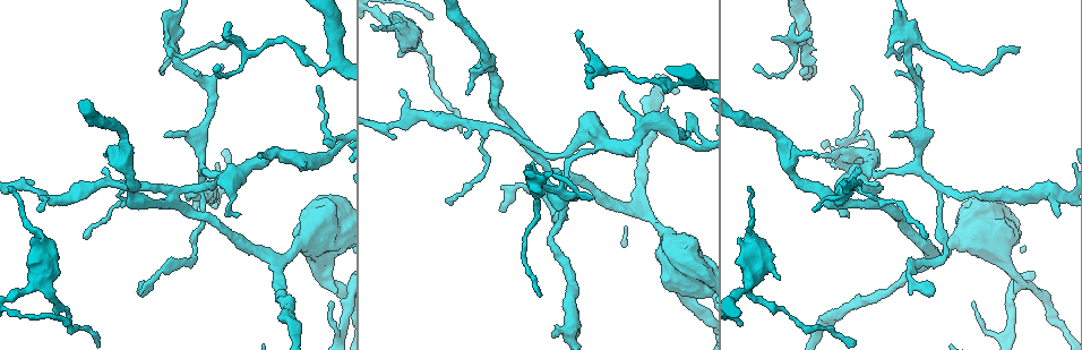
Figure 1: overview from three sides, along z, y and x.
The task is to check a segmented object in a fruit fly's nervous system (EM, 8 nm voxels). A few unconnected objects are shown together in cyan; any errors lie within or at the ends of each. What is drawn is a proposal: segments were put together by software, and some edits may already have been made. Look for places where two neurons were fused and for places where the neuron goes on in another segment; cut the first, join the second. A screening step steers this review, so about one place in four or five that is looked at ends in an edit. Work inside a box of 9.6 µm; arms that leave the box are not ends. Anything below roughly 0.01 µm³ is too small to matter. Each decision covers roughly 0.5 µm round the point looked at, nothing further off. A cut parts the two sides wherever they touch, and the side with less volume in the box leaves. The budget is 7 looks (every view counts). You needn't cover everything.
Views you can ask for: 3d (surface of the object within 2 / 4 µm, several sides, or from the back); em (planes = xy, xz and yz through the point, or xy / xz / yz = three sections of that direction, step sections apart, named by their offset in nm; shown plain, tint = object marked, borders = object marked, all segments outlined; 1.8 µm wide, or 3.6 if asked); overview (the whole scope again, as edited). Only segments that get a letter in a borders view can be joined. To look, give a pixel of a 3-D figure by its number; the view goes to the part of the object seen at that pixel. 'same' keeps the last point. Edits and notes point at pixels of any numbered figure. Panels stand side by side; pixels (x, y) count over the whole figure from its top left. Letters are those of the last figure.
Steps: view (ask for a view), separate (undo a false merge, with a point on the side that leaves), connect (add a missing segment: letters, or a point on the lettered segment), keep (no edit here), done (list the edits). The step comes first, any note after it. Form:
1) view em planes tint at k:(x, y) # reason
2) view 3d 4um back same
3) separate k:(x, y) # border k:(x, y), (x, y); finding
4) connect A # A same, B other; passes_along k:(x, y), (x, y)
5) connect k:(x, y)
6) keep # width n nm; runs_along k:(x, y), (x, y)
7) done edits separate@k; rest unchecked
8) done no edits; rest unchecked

view em xz step 4 tint at 1:(534, 189) # four or more arms meet

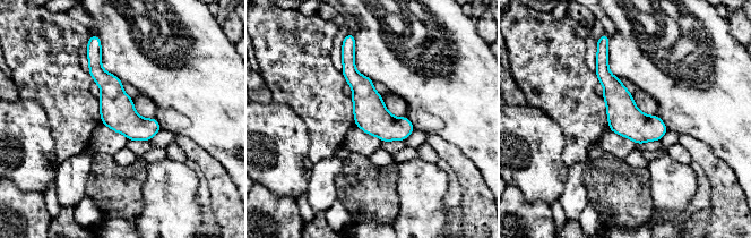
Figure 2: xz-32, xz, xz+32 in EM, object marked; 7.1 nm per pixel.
view em xz step 4 borders same

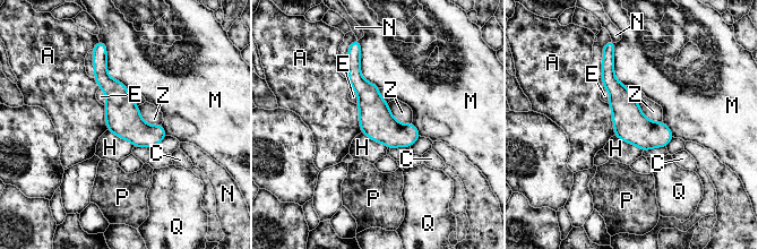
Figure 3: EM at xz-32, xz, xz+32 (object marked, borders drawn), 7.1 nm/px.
keep # A other, C other, E other, H other, M other, N other, P other, Q other, Z other; border 3:(614, 135), (637, 145), (643, 151); continuous, no second neuron

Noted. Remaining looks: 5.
view 3d 4um back at 1:(52, 200) # arms part here

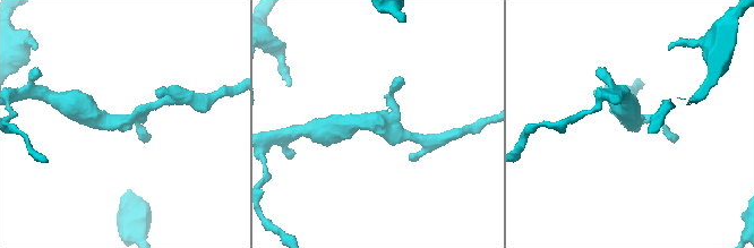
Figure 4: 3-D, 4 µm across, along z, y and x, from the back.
view em planes borders at 4:(380, 122) # shape alone is not enough

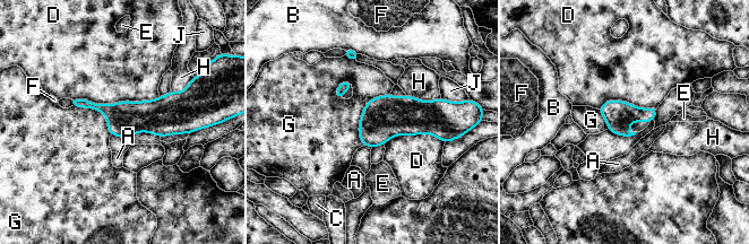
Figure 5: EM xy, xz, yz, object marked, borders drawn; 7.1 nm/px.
keep # A other, B other, C other, D other, E other, F other, G other, H other, J other; border 5:(389, 93), (367, 103), (362, 145); continuous, no second neuron

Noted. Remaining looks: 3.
view em xz step 8 borders at 1:(398, 56) # free end

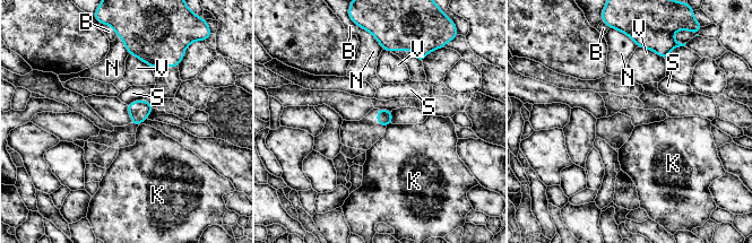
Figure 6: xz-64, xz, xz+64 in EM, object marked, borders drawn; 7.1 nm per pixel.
keep # B other, K other, N other, S other, V other; none of them fits

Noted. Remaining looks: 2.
done no edits; rest unchecked

